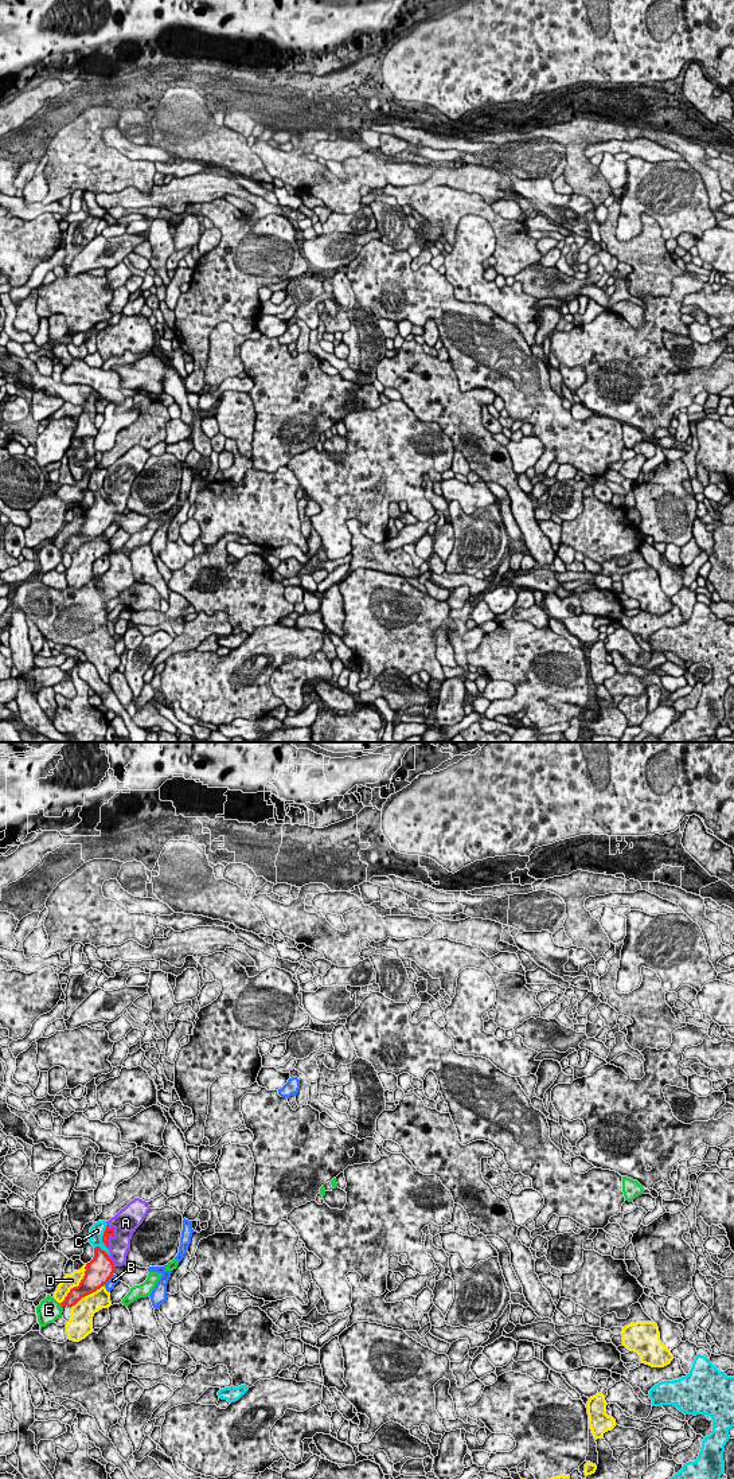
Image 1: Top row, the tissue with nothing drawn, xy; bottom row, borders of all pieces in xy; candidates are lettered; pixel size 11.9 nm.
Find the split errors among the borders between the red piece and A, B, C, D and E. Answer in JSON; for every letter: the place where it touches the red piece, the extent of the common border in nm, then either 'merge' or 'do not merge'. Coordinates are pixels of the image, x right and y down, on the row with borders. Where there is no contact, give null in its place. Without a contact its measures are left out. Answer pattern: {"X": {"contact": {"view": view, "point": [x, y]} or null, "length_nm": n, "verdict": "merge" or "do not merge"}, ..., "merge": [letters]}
{"A": {"contact": {"view": "xy", "point": [112, 1236]}, "length_nm": 280, "verdict": "merge"}, "B": {"contact": {"view": "xy", "point": [108, 1280]}, "length_nm": 170, "verdict": "do not merge"}, "C": {"contact": {"view": "xy", "point": [102, 1237]}, "length_nm": 320, "verdict": "do not merge"}, "D": {"contact": {"view": "xy", "point": [78, 1286]}, "length_nm": 550, "verdict": "do not merge"}, "E": {"contact": {"view": "xy", "point": [61, 1304]}, "length_nm": 90, "verdict": "do not merge"}, "merge": ["A"]}

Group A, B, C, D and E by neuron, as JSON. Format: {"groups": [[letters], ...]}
{"groups": [["A"], ["B"], ["C"], ["D"], ["E"]]}

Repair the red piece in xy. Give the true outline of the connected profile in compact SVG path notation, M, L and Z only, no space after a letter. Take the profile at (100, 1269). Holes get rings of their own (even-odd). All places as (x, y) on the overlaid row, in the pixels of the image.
M134 1198L114 1217L106 1221L108 1225L102 1236L102 1242L109 1252L106 1253L99 1246L94 1248L94 1257L86 1264L83 1279L78 1287L70 1289L60 1303L62 1308L65 1306L71 1308L82 1297L104 1287L113 1276L114 1269L126 1264L132 1236L142 1224L149 1210L149 1202Z

